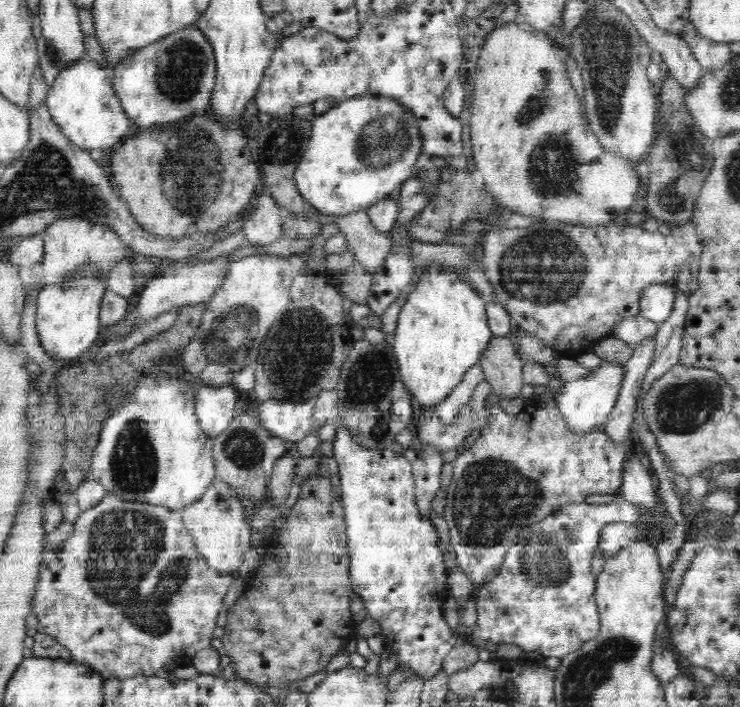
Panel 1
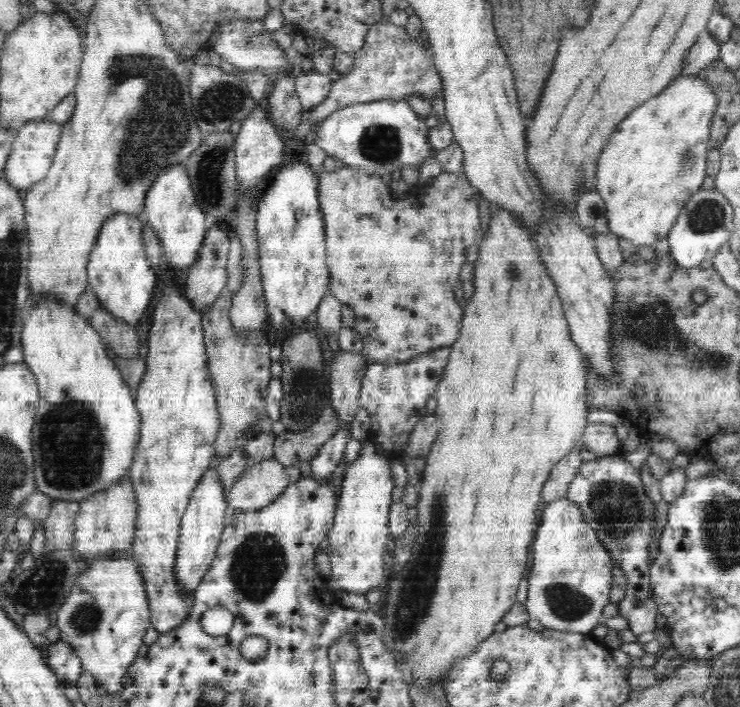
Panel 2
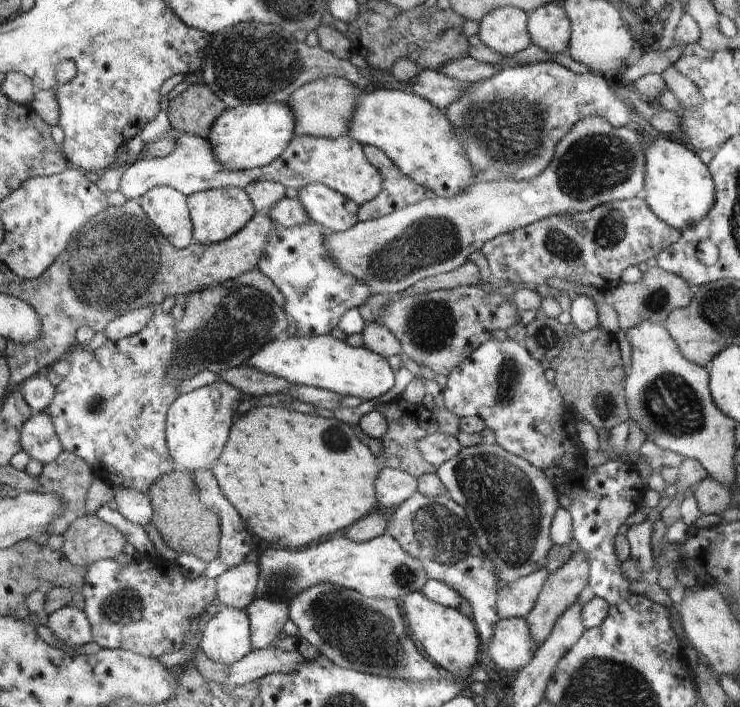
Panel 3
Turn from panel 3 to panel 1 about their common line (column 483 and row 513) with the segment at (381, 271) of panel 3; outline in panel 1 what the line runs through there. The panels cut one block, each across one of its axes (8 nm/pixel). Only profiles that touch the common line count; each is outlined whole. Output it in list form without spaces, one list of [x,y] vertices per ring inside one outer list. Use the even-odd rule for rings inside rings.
[[[214,480],[208,492],[200,496],[200,500],[188,504],[188,508],[182,508],[182,518],[210,570],[216,570],[220,576],[236,574],[244,560],[244,554],[250,550],[250,528],[246,526],[248,520],[244,506],[240,504],[240,498],[236,498],[236,492],[226,482]]]

